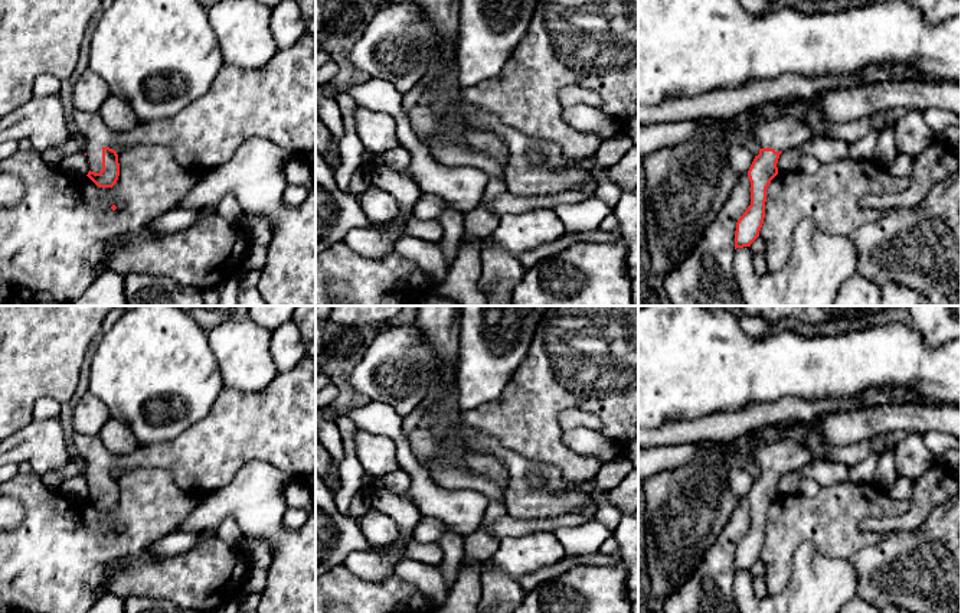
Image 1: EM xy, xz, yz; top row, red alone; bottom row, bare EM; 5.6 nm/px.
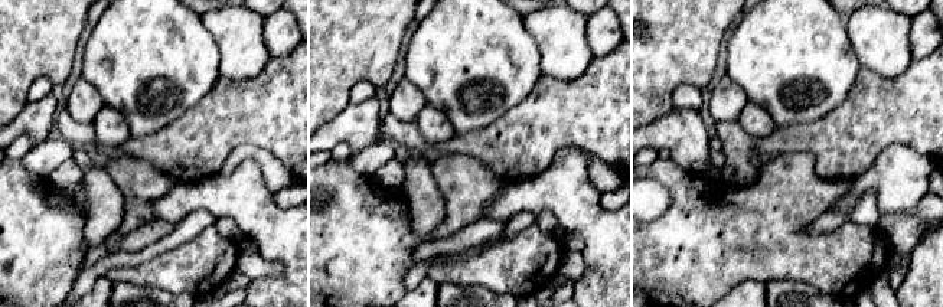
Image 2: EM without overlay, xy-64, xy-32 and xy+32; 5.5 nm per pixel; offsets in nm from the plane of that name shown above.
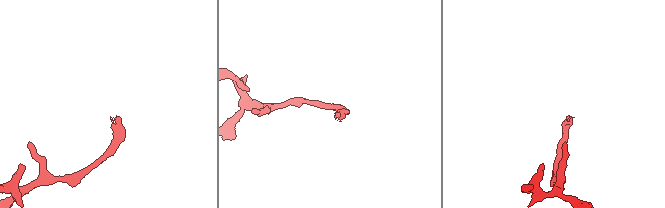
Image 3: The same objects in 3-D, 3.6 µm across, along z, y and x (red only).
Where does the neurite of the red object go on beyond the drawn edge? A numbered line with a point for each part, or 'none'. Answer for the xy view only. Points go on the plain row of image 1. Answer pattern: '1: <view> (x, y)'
1: xy (277, 424)

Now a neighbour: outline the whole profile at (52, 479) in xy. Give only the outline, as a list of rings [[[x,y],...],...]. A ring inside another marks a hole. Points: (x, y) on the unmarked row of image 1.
[[[71,457],[61,469],[50,470],[40,477],[40,482],[50,489],[59,489],[61,483],[73,476],[85,476],[81,466]]]

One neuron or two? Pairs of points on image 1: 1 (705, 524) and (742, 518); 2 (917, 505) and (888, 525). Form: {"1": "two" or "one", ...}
{"1": "two", "2": "one"}

